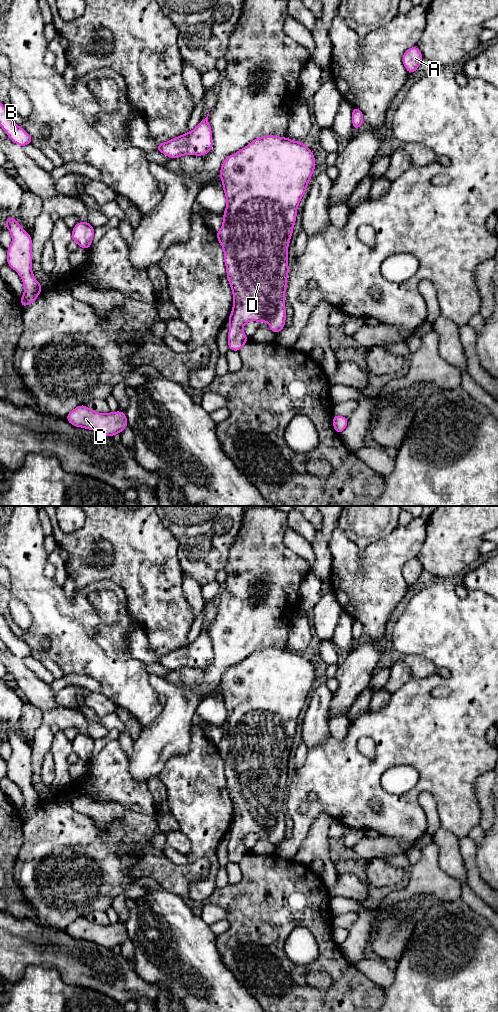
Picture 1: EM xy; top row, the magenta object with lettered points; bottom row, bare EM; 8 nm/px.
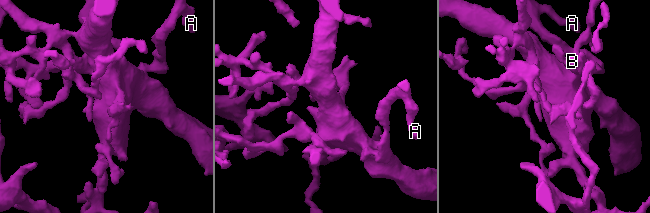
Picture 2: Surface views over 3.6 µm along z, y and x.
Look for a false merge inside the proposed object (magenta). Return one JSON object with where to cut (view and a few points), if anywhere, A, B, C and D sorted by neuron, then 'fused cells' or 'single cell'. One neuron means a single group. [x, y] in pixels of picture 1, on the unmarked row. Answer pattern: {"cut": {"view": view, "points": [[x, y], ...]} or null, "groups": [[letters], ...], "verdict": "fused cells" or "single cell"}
{"cut": null, "groups": [["A", "B", "C", "D"]], "verdict": "single cell"}

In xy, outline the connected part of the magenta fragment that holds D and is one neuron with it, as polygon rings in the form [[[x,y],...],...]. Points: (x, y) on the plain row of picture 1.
[[[263,648],[253,652],[240,663],[228,668],[219,685],[227,717],[223,736],[216,745],[224,763],[227,790],[233,805],[233,820],[228,830],[228,859],[239,863],[249,852],[243,838],[249,833],[267,834],[270,842],[280,844],[285,839],[285,803],[287,799],[288,758],[296,734],[297,720],[316,680],[315,669],[302,654],[287,649]]]

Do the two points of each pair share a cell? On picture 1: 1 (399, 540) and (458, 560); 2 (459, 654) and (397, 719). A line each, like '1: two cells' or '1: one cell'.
1: two cells
2: one cell

